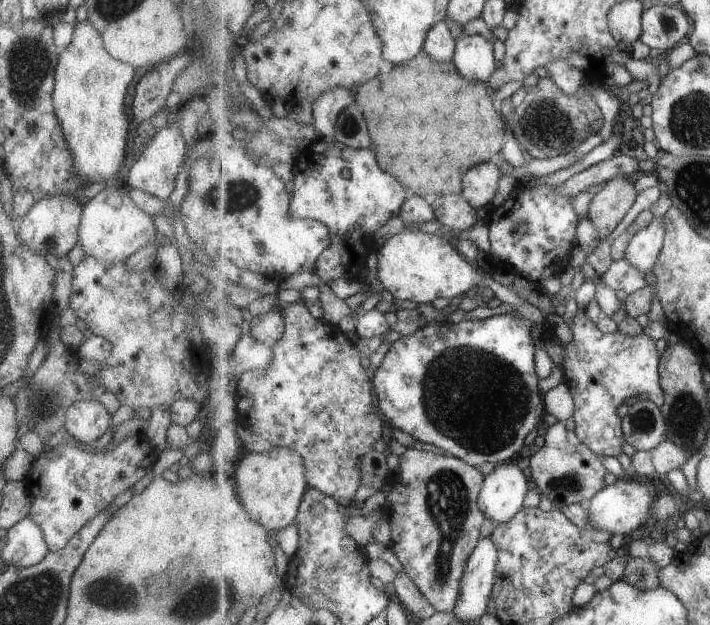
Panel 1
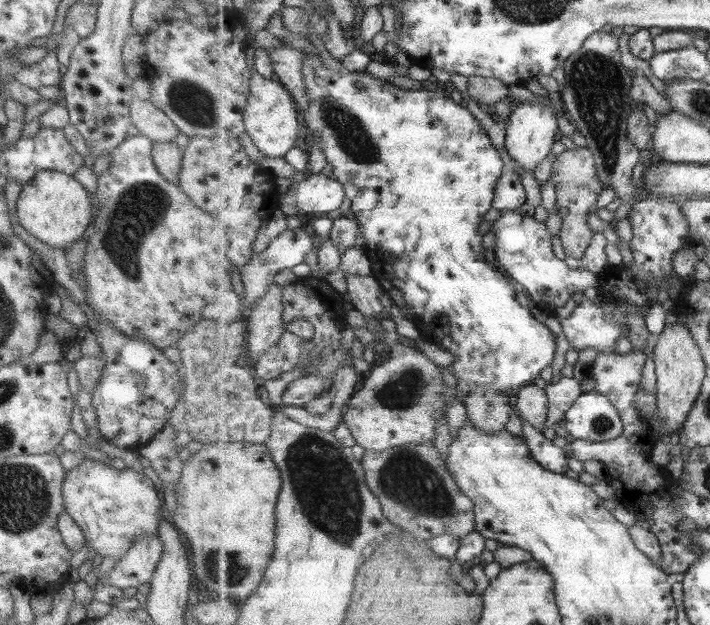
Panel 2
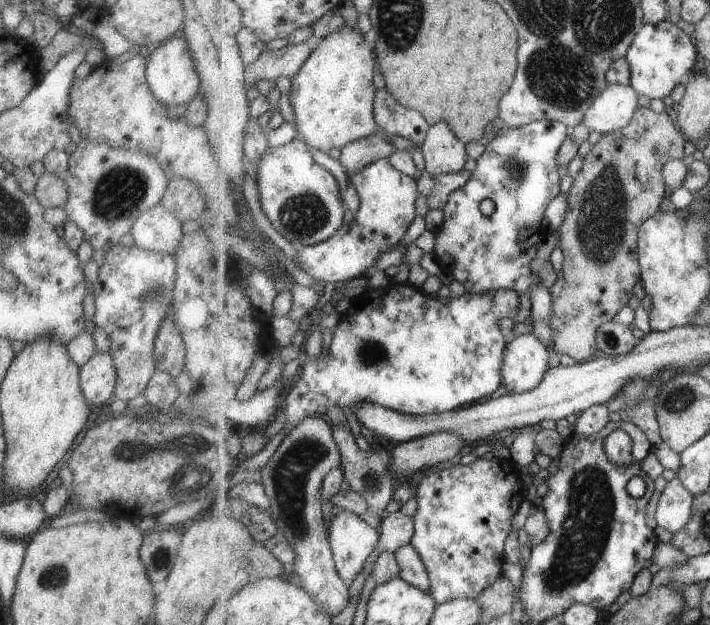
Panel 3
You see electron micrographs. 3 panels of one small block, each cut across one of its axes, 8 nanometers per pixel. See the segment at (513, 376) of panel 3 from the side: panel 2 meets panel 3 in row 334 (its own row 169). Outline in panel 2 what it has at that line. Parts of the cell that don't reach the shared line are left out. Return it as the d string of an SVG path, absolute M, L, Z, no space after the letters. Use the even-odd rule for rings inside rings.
M552 95L536 96L540 102L545 99L550 107L545 107L541 103L521 103L509 117L508 124L505 126L505 147L508 154L518 163L522 170L535 172L535 168L553 152L553 144L560 136L559 126L557 126L557 117L555 109L552 106Z

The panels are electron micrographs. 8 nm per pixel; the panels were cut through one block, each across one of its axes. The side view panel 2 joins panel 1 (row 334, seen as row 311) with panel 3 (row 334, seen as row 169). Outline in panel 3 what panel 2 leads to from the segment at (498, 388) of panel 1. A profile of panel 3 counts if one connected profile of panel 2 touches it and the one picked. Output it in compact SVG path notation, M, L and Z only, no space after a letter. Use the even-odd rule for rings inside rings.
M405 282L401 284L387 284L383 288L371 289L368 288L361 296L353 299L349 308L343 312L340 316L334 332L332 335L331 343L328 350L325 350L321 356L313 358L313 360L306 359L306 363L302 366L302 370L297 377L297 380L292 388L286 391L284 397L284 410L286 413L286 423L284 427L273 436L267 443L267 446L256 455L248 458L245 463L250 466L263 468L271 457L275 454L275 451L279 448L279 445L283 442L284 438L299 424L304 418L313 415L325 416L331 408L338 406L345 412L353 411L357 409L357 406L363 404L363 402L373 402L373 404L381 404L387 408L401 411L410 415L430 415L446 413L455 409L459 409L459 406L465 406L465 404L475 404L479 402L481 398L487 398L490 394L493 394L501 384L504 384L504 356L505 350L508 348L508 338L503 334L500 327L500 322L504 318L513 318L516 314L519 314L521 310L521 298L520 295L511 289L491 290L491 292L485 292L485 294L471 294L465 293L464 295L457 297L436 297L429 296L419 288L415 288L410 283Z

